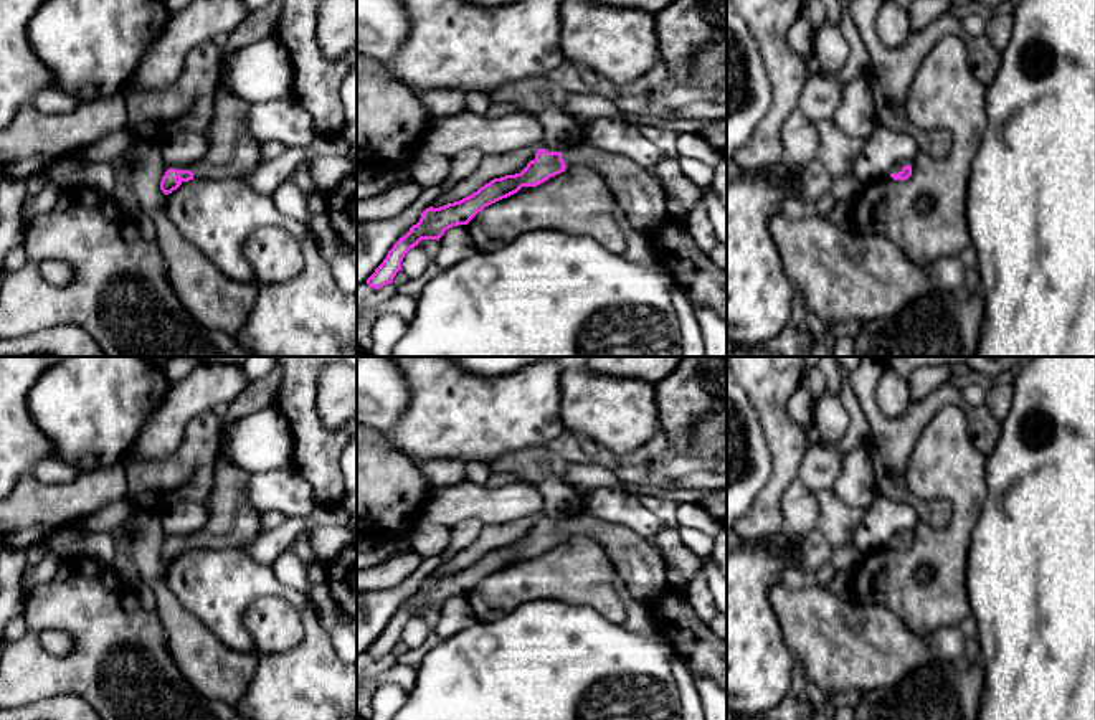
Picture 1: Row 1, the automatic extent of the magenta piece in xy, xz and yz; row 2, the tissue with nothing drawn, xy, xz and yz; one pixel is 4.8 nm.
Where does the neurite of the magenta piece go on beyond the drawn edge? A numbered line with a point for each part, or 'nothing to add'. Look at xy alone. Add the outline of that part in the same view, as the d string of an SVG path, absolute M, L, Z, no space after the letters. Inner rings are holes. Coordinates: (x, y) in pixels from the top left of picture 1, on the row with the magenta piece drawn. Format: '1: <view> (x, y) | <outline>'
1: xy (233, 152) | M271 0L251 10L246 20L228 35L221 50L221 76L215 96L215 112L205 135L210 149L206 155L190 167L195 180L239 178L256 170L263 160L263 144L254 139L246 126L249 102L231 94L223 84L226 59L239 48L273 35L279 18L281 0Z

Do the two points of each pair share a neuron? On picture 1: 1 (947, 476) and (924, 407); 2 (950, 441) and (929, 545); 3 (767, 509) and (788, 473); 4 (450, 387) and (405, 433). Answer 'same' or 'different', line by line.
1: different
2: same
3: same
4: same

